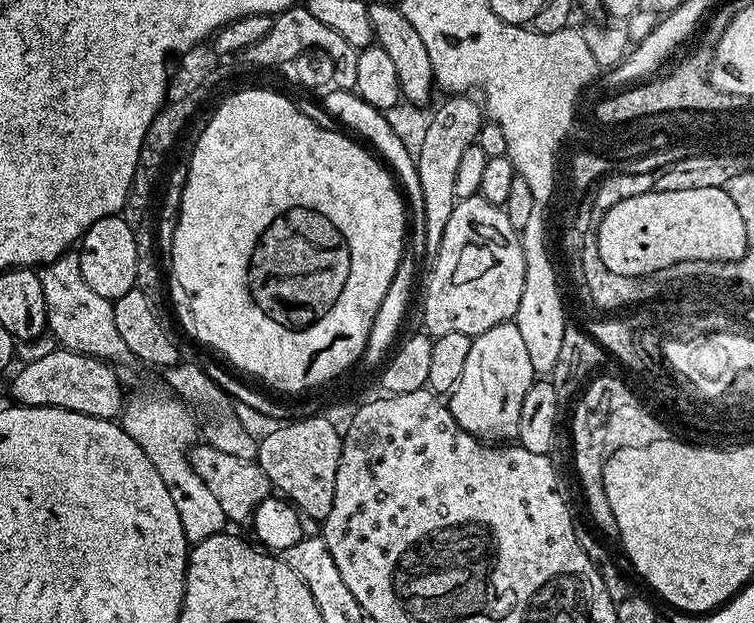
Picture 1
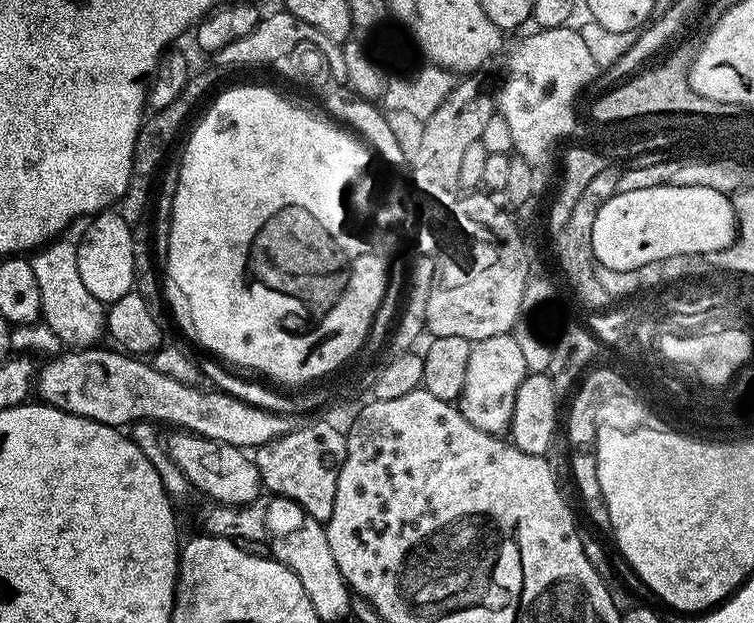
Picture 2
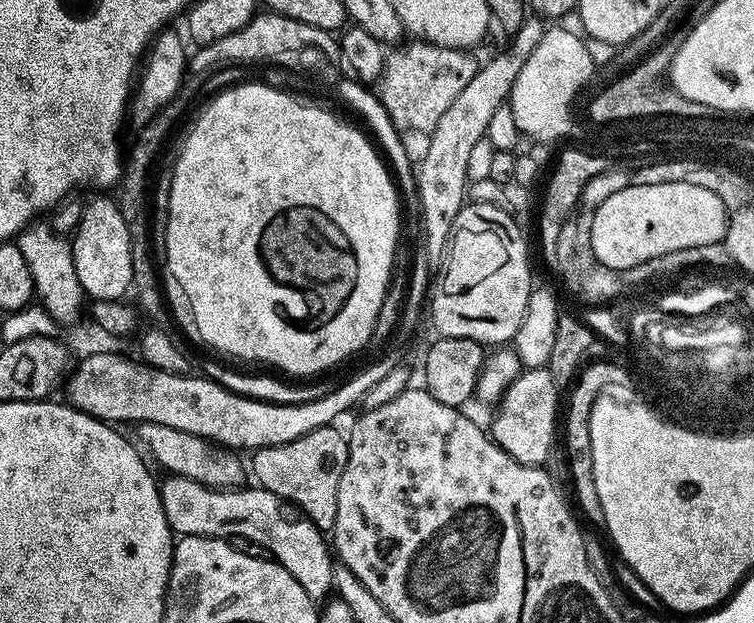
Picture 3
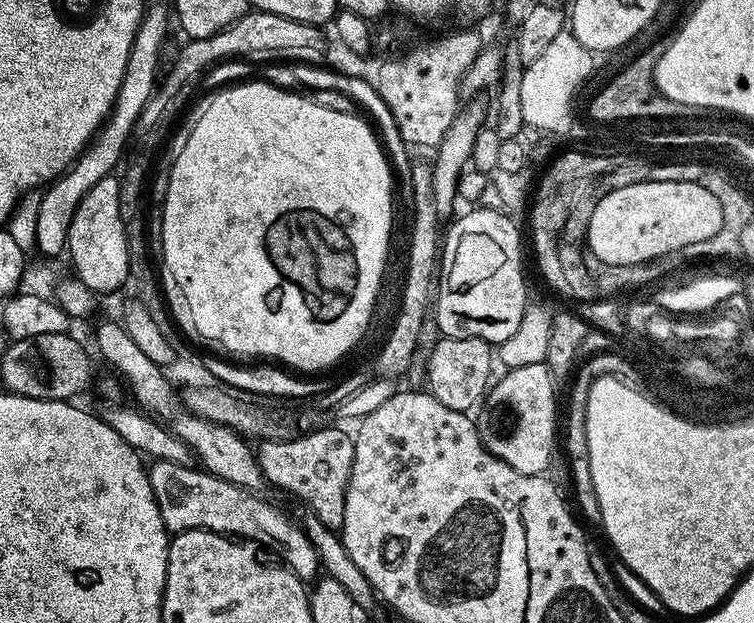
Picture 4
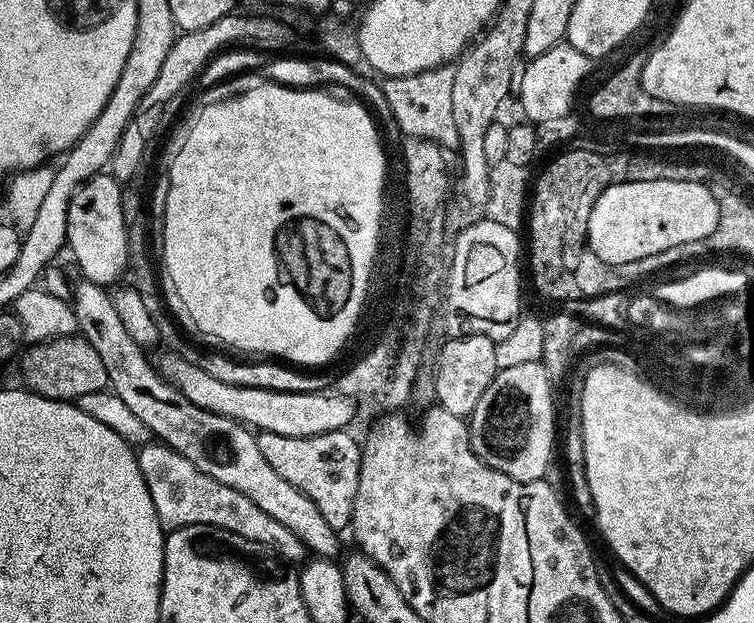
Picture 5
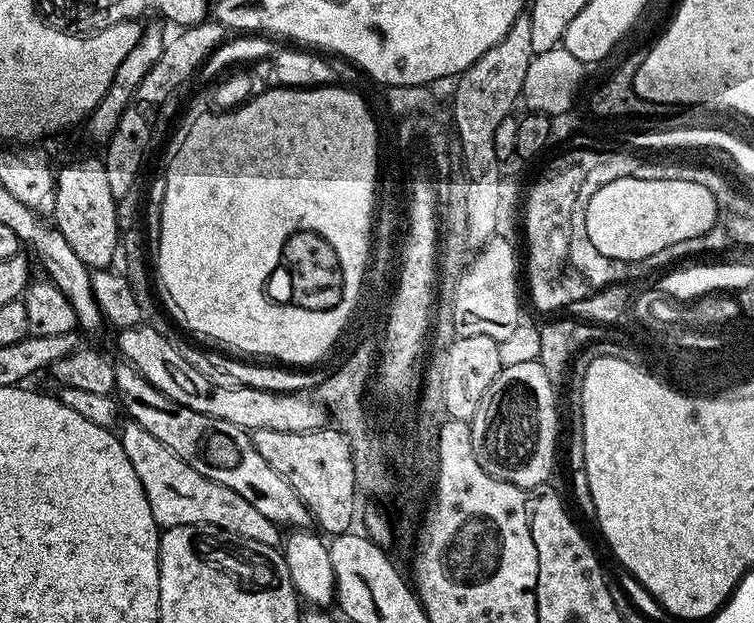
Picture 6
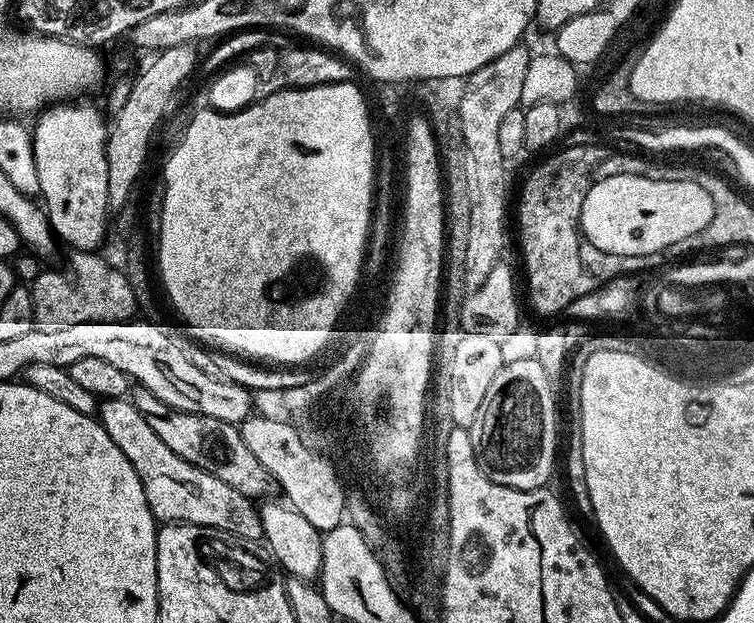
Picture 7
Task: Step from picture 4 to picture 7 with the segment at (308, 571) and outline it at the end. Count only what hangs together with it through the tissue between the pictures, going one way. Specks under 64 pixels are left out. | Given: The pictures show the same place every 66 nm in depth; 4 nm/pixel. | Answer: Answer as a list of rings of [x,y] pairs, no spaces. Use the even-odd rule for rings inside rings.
[[[131,399],[100,400],[98,419],[101,426],[110,434],[114,446],[130,458],[130,466],[138,474],[142,482],[142,490],[146,490],[146,502],[150,506],[157,521],[170,524],[197,524],[198,526],[214,526],[218,530],[226,530],[230,534],[238,534],[238,538],[260,540],[264,535],[260,509],[251,499],[245,497],[234,486],[222,482],[208,474],[206,470],[186,462],[180,458],[154,434],[153,428],[146,423],[146,418],[138,414]]]

